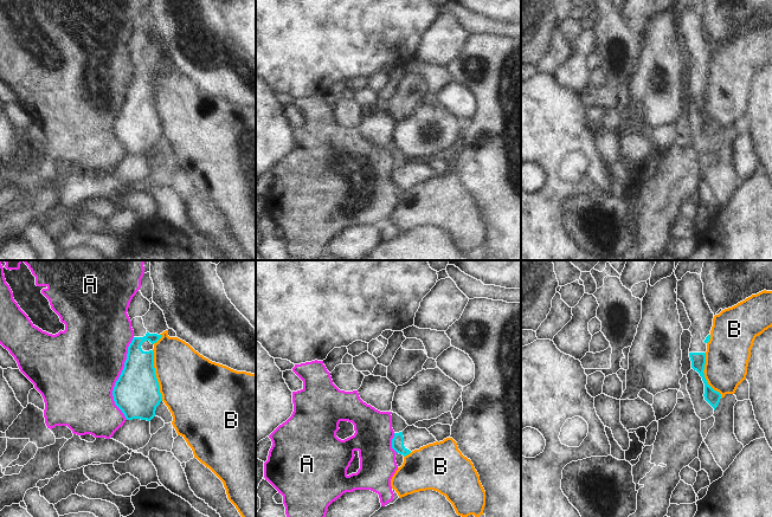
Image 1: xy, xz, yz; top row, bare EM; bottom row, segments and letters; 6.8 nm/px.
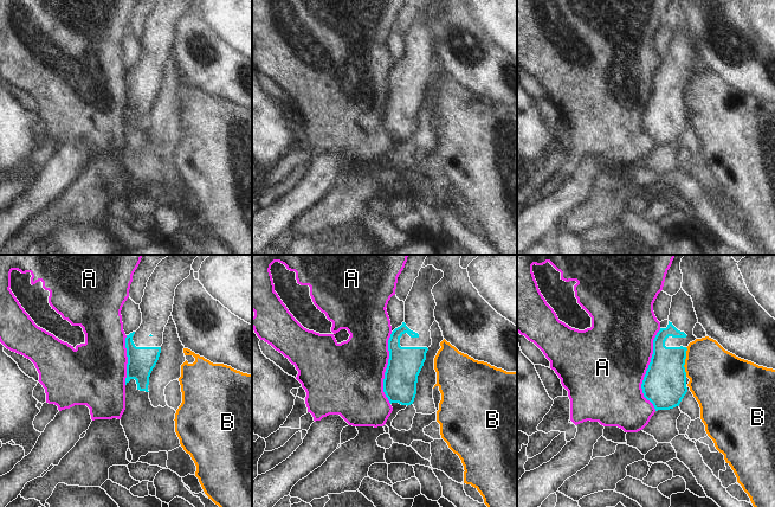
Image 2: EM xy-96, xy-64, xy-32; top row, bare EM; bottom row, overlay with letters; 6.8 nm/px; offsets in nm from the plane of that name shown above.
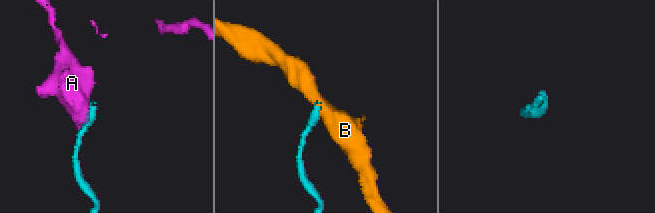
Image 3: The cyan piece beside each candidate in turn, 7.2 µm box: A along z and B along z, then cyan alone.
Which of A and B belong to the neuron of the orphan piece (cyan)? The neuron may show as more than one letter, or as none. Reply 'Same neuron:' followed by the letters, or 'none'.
Same neuron: none

